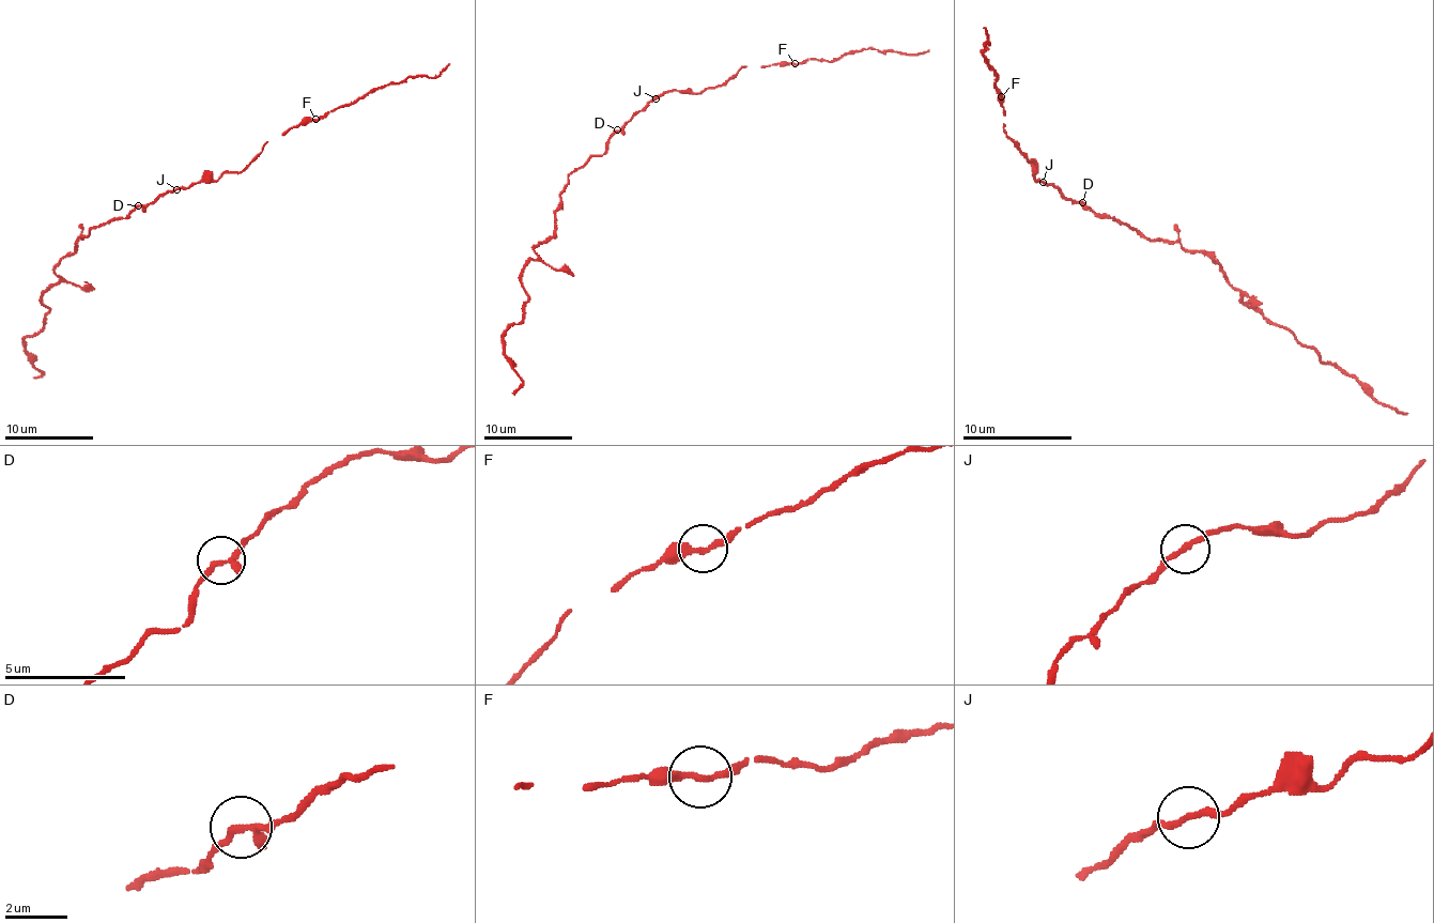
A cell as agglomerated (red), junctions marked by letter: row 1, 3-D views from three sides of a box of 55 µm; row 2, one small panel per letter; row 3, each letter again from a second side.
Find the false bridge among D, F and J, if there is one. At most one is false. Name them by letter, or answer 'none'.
none

